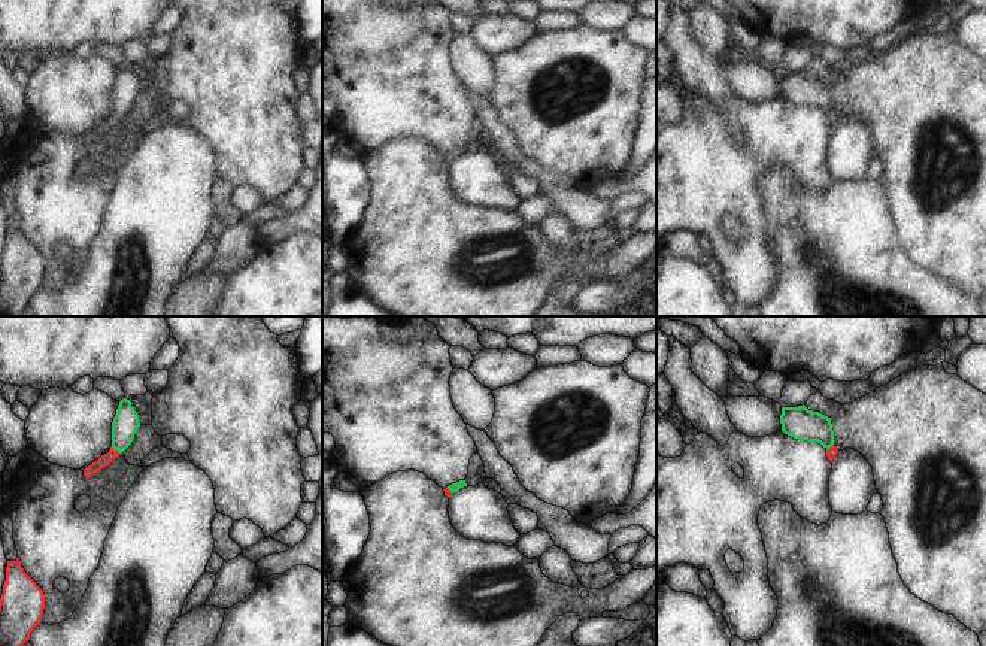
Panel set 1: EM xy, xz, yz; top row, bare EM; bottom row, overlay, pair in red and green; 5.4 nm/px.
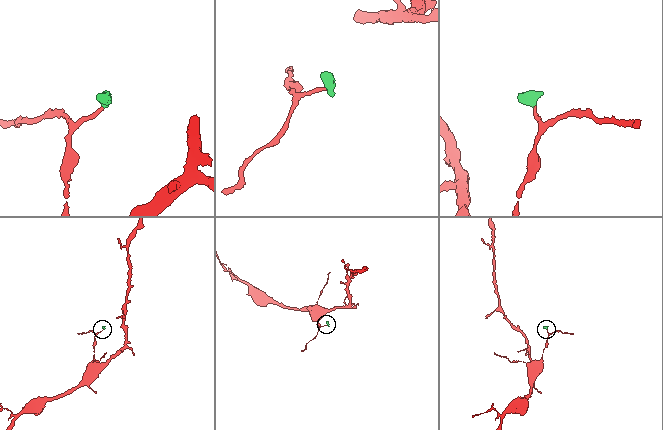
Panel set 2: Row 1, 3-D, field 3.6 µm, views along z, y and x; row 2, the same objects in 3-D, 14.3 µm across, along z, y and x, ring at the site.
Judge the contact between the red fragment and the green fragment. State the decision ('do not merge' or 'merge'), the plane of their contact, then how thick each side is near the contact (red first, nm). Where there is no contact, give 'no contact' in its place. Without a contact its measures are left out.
merge; meets red in xy; 70 nm thick on the red side, 140 nm on the other

